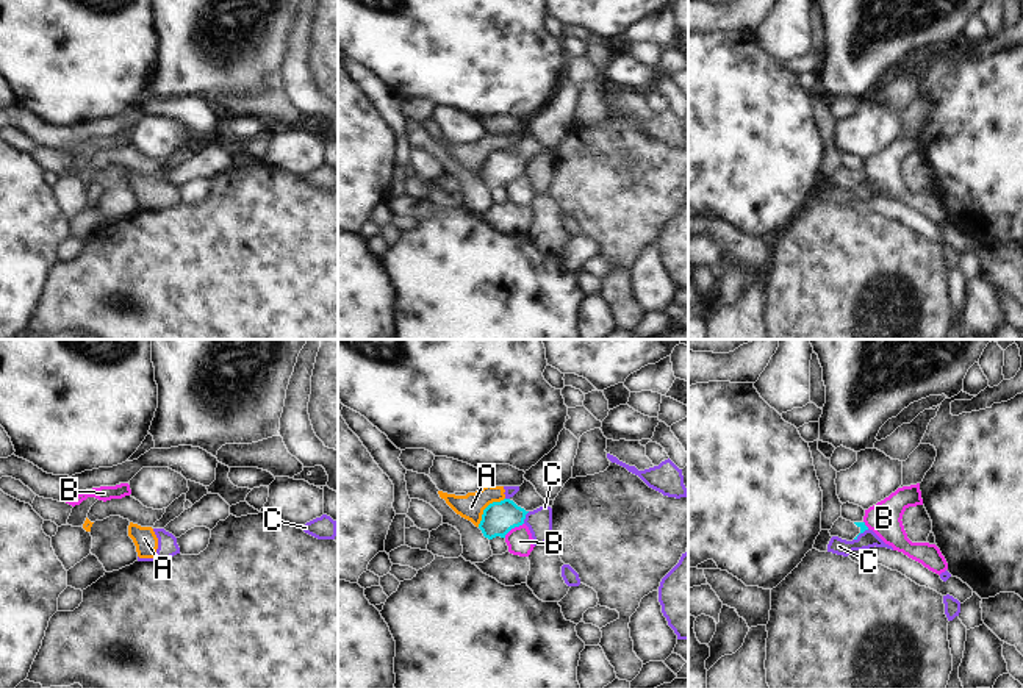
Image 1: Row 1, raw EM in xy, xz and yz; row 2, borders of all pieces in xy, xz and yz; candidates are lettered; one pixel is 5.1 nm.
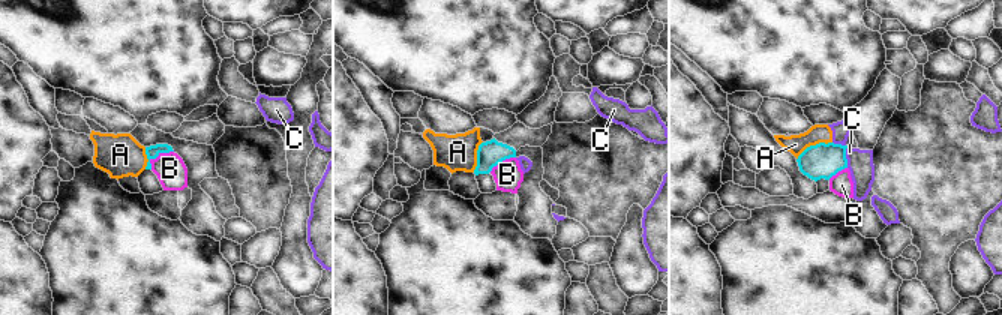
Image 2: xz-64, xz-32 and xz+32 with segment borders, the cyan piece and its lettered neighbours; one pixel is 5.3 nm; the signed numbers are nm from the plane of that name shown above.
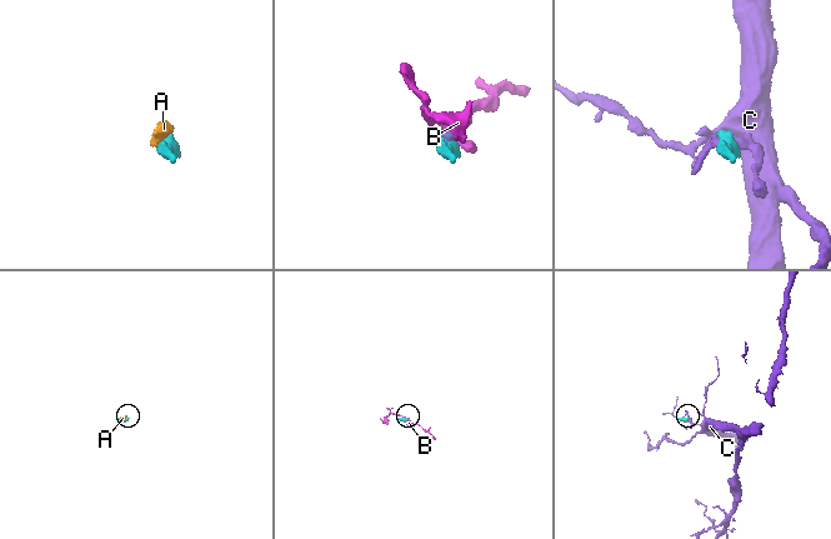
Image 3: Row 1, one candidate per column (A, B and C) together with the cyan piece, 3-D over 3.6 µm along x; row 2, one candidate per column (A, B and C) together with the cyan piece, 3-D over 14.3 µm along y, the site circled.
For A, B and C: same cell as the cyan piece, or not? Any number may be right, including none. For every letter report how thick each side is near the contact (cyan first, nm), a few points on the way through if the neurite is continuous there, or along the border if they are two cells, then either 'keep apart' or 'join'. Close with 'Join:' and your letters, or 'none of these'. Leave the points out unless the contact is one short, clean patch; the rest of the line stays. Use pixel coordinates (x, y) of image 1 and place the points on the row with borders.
A: 170 nm thick on the cyan side, 130 nm on the other; border along xz (504, 498), (491, 502), (484, 510), (477, 526); keep apart
B: 170 nm thick on the cyan side, 140 nm on the other; border along xz (523, 523), (504, 537); keep apart
C: 170 nm thick on the cyan side, 130 nm on the other; border along xz (529, 512), (523, 523); keep apart
Join: none of these

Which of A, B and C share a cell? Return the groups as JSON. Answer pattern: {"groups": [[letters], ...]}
{"groups": [["A", "C"], ["B"]]}

